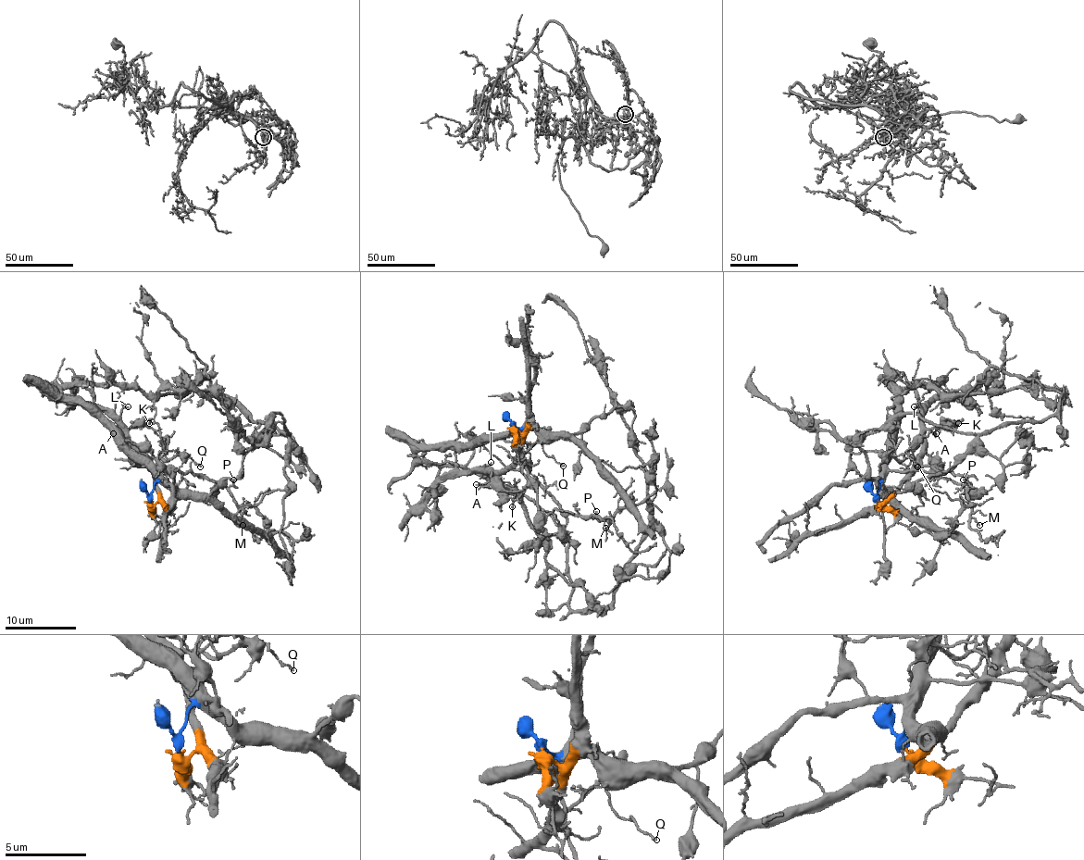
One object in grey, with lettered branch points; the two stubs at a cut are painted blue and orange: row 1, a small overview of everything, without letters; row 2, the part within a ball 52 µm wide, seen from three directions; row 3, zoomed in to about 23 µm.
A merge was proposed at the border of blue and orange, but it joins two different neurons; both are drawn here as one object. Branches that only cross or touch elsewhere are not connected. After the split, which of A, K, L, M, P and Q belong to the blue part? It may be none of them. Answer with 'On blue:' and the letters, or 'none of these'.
On blue: none of these

